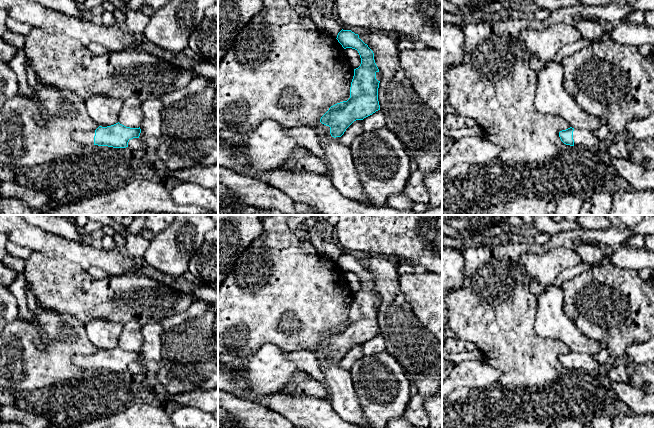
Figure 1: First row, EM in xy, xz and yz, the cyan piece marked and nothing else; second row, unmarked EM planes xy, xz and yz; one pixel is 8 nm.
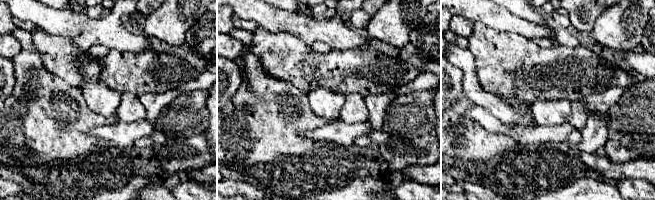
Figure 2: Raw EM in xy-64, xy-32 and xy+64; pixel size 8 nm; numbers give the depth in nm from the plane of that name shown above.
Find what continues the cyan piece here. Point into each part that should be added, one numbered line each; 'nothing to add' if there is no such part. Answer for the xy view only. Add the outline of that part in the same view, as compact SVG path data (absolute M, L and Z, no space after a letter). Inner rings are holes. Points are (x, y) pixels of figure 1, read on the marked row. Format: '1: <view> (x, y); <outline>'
1: xy (85, 138); M95 130L93 131L78 131L73 134L73 139L85 146L91 146L94 144Z

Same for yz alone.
1: yz (585, 138); M576 128L573 131L573 140L574 146L582 146L584 148L596 146L600 143L600 140L594 135L593 131Z

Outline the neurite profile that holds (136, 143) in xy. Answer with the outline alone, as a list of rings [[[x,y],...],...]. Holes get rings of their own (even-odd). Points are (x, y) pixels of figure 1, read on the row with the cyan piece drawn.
[[[133,138],[129,140],[128,148],[132,150],[145,150],[146,145],[140,138]]]

